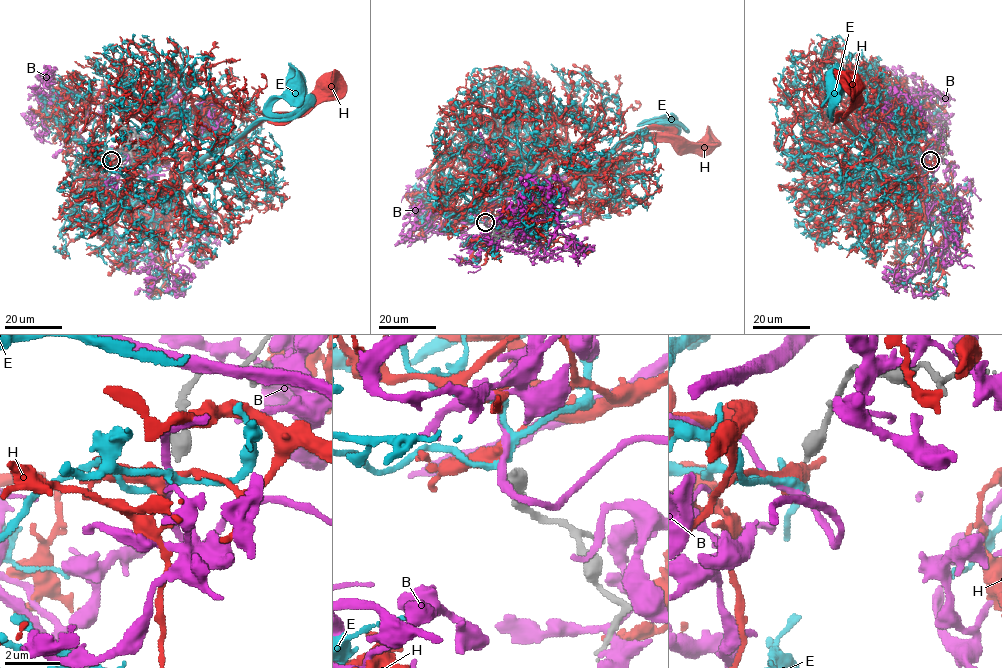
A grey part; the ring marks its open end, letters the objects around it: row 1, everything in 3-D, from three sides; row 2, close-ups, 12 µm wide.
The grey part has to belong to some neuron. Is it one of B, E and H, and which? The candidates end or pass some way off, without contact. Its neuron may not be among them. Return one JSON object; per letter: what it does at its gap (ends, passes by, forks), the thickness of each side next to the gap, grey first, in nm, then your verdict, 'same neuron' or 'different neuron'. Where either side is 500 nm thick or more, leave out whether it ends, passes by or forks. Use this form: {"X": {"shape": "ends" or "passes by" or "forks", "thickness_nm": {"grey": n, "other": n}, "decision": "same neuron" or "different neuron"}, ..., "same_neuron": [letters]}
{"B": {"shape": "passes by", "thickness_nm": {"grey": 440, "other": 280}, "decision": "different neuron"}, "E": {"shape": "forks", "thickness_nm": {"grey": 440, "other": 220}, "decision": "different neuron"}, "H": {"shape": "passes by", "thickness_nm": {"grey": 440, "other": 480}, "decision": "different neuron"}, "same_neuron": []}

